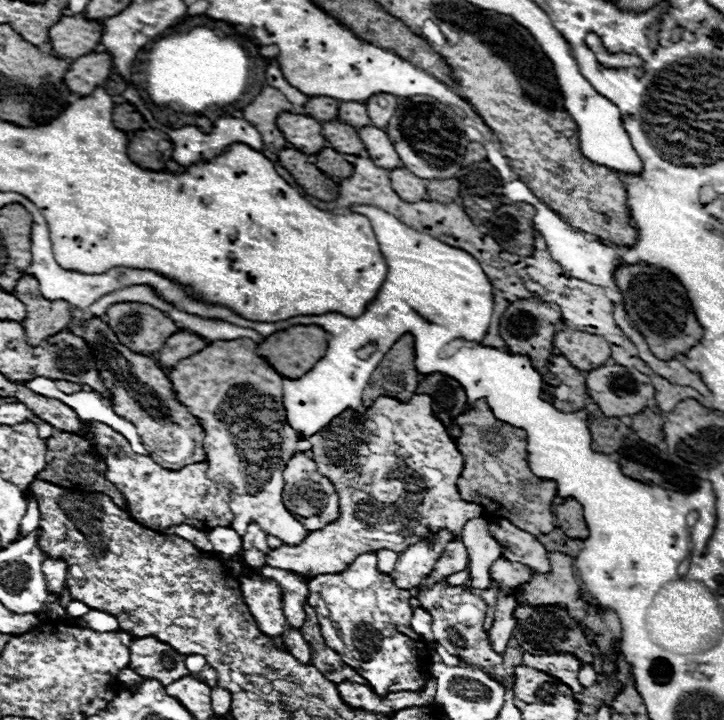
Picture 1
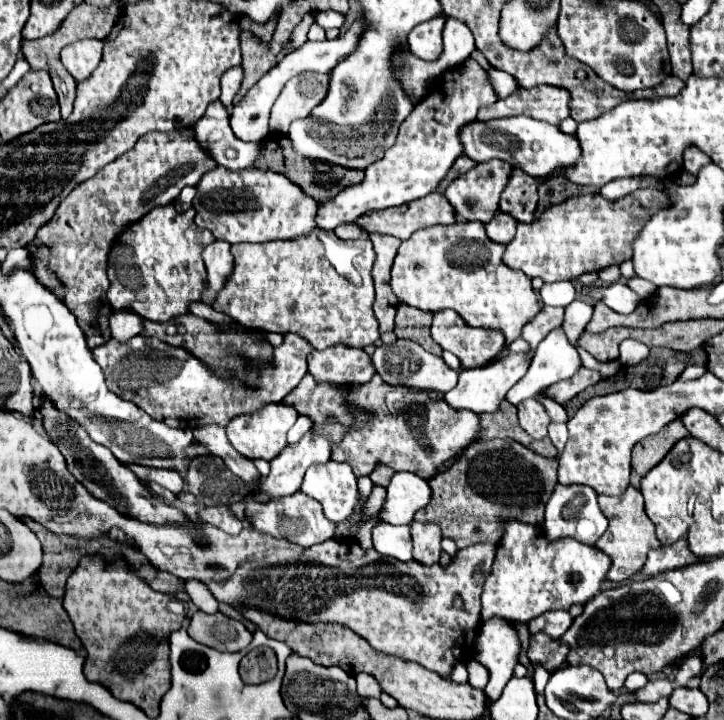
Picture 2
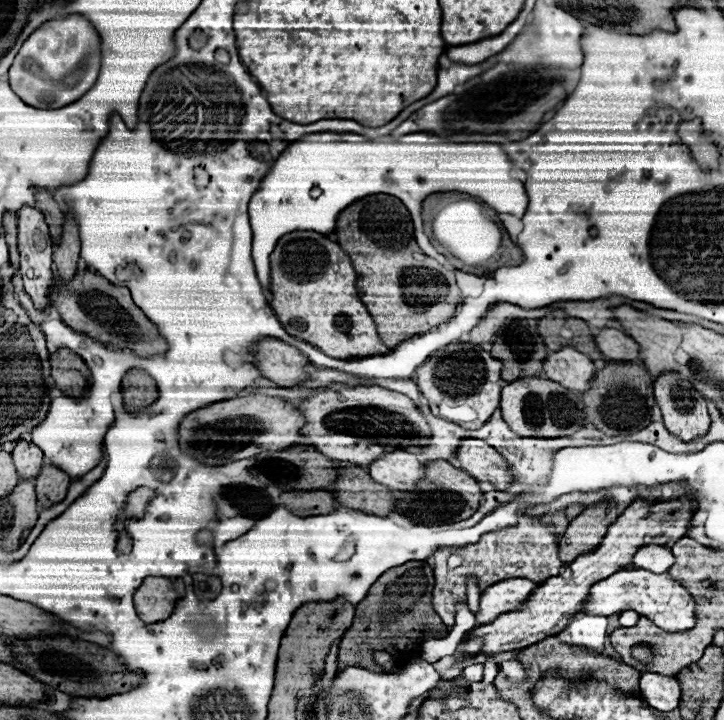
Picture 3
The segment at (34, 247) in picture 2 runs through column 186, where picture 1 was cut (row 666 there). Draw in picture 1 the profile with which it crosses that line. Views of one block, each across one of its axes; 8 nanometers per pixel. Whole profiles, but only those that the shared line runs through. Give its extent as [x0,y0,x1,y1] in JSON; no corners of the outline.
[128,636,190,686]

